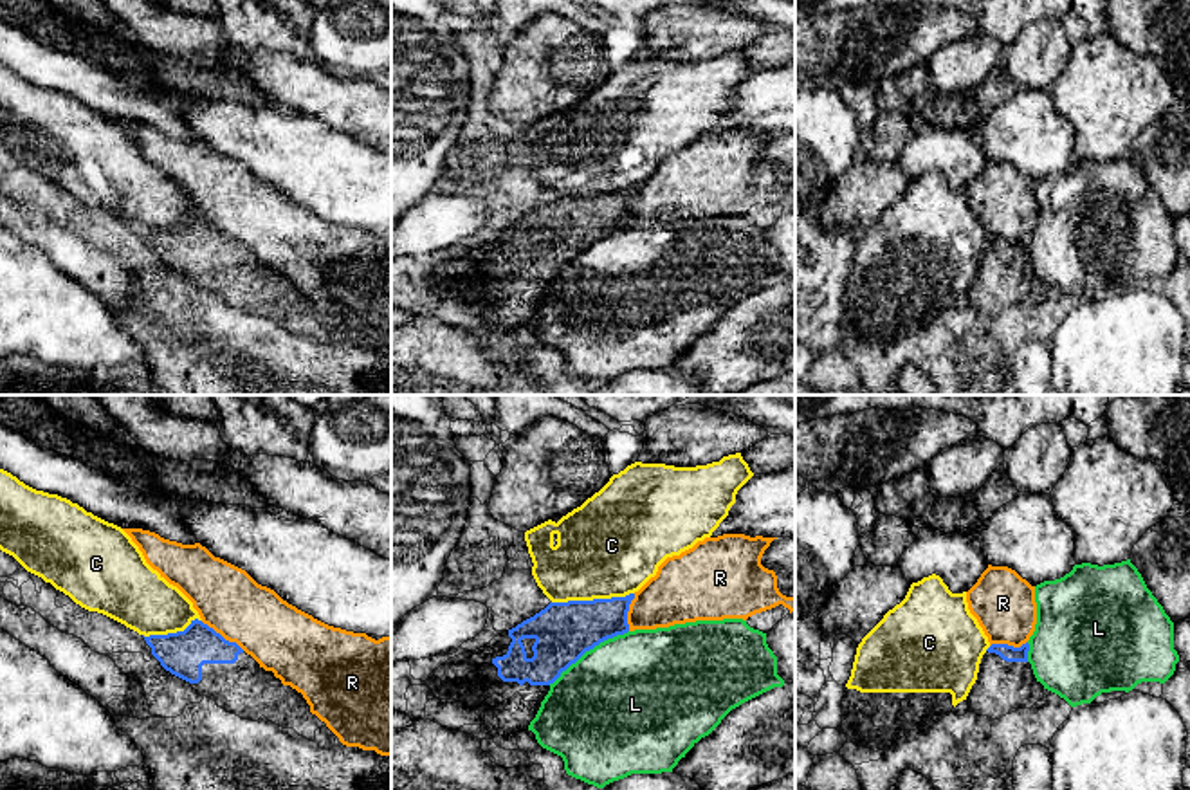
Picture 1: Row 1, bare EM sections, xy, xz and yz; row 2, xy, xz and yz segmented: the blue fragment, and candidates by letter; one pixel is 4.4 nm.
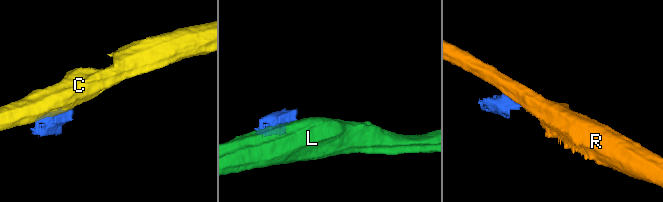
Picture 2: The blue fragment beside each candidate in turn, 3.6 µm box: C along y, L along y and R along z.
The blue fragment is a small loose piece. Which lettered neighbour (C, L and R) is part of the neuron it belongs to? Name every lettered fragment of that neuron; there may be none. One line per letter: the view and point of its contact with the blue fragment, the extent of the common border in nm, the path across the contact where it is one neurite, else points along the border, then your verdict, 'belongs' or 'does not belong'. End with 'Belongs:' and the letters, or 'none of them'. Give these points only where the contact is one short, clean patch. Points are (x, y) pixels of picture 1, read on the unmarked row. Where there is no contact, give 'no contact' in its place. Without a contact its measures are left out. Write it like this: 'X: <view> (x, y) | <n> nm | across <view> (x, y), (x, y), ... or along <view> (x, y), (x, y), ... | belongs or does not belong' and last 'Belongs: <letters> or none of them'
C: xz (594, 195) | 380 nm | along xz (633, 188), (622, 193), (552, 199) | does not belong
L: xz (588, 246) | 440 nm | does not belong
R: xy (220, 231) | 240 nm | along xy (201, 217), (244, 246) | does not belong
Belongs: none of them

